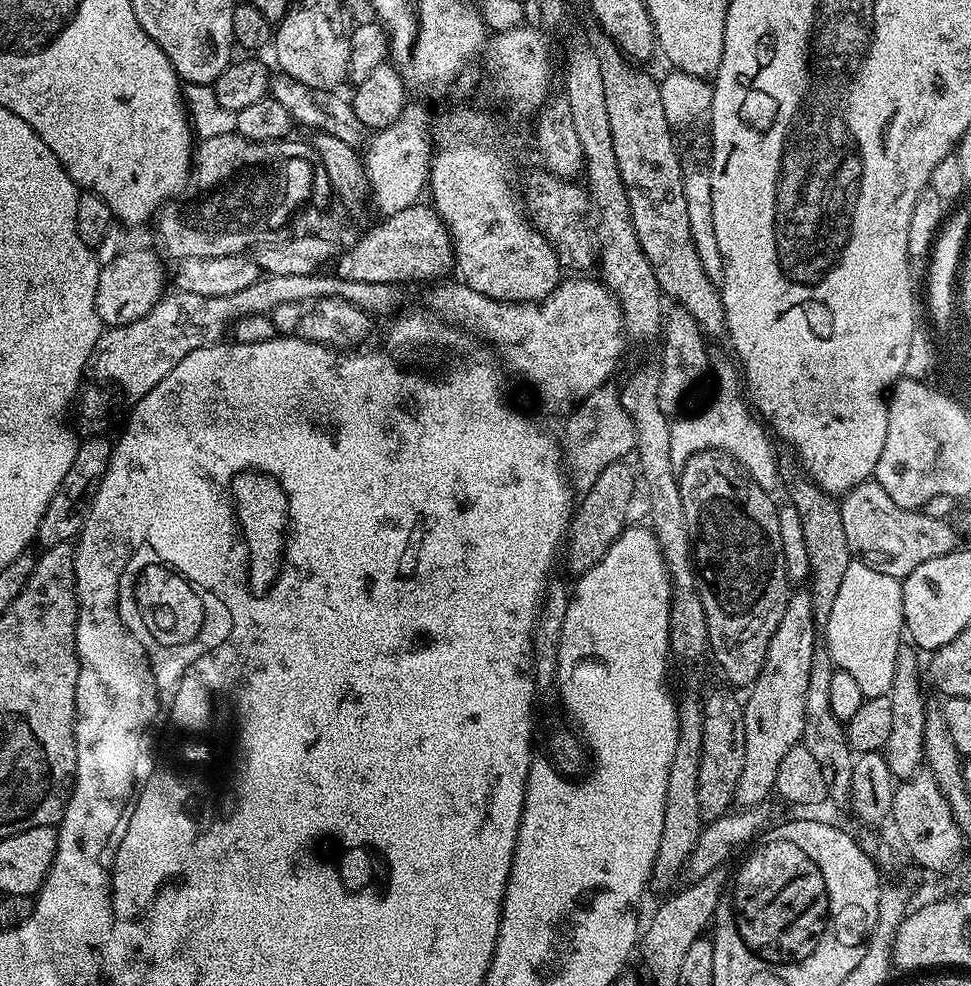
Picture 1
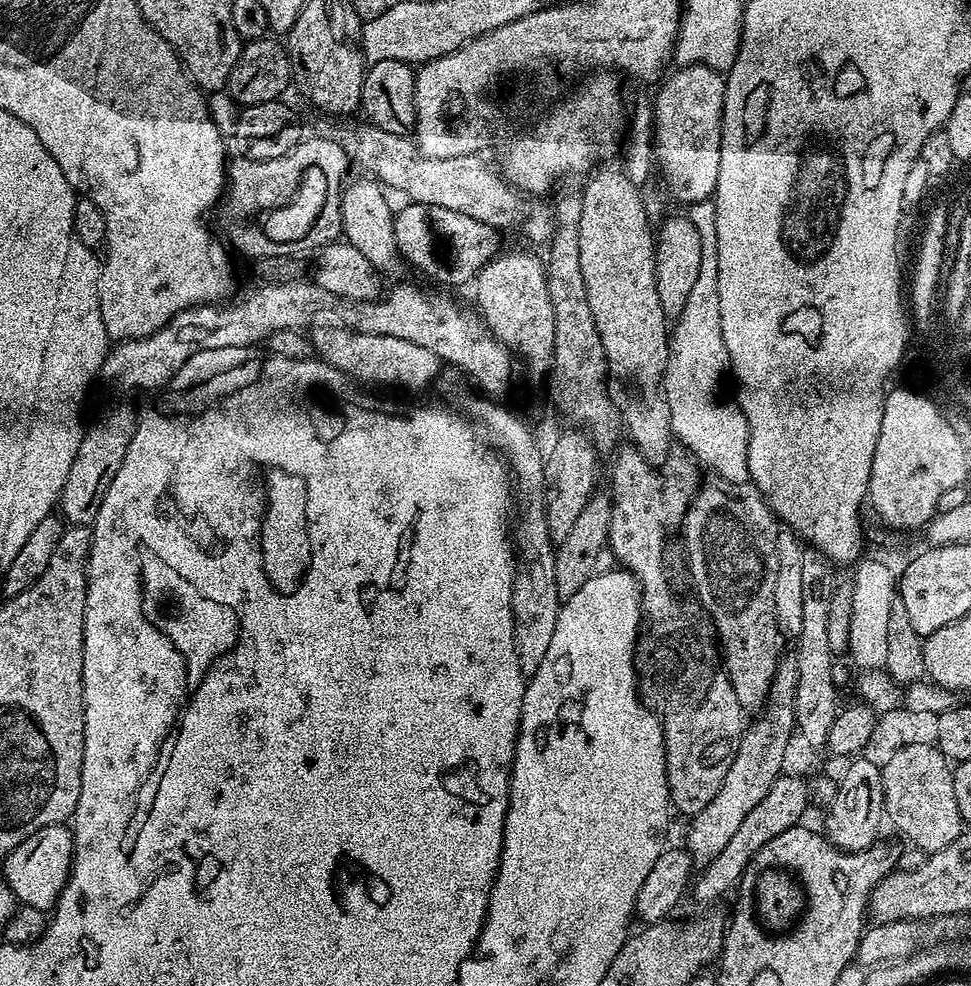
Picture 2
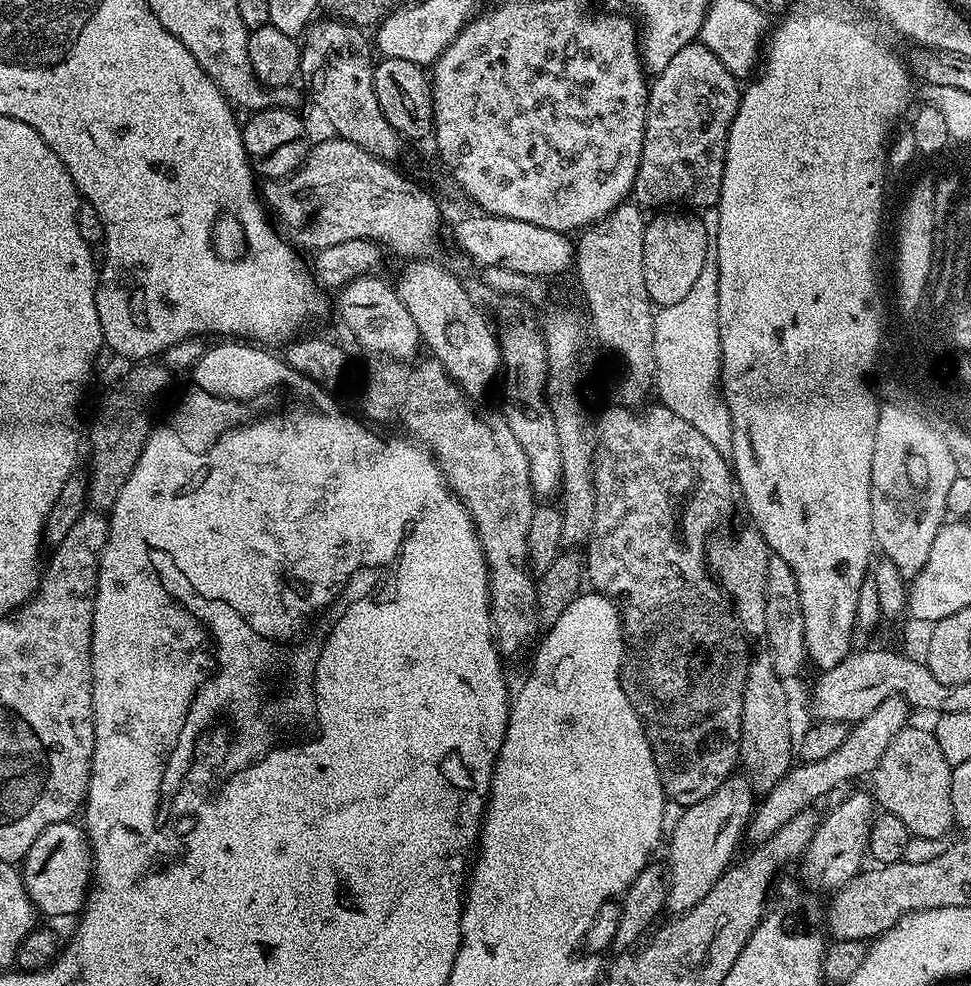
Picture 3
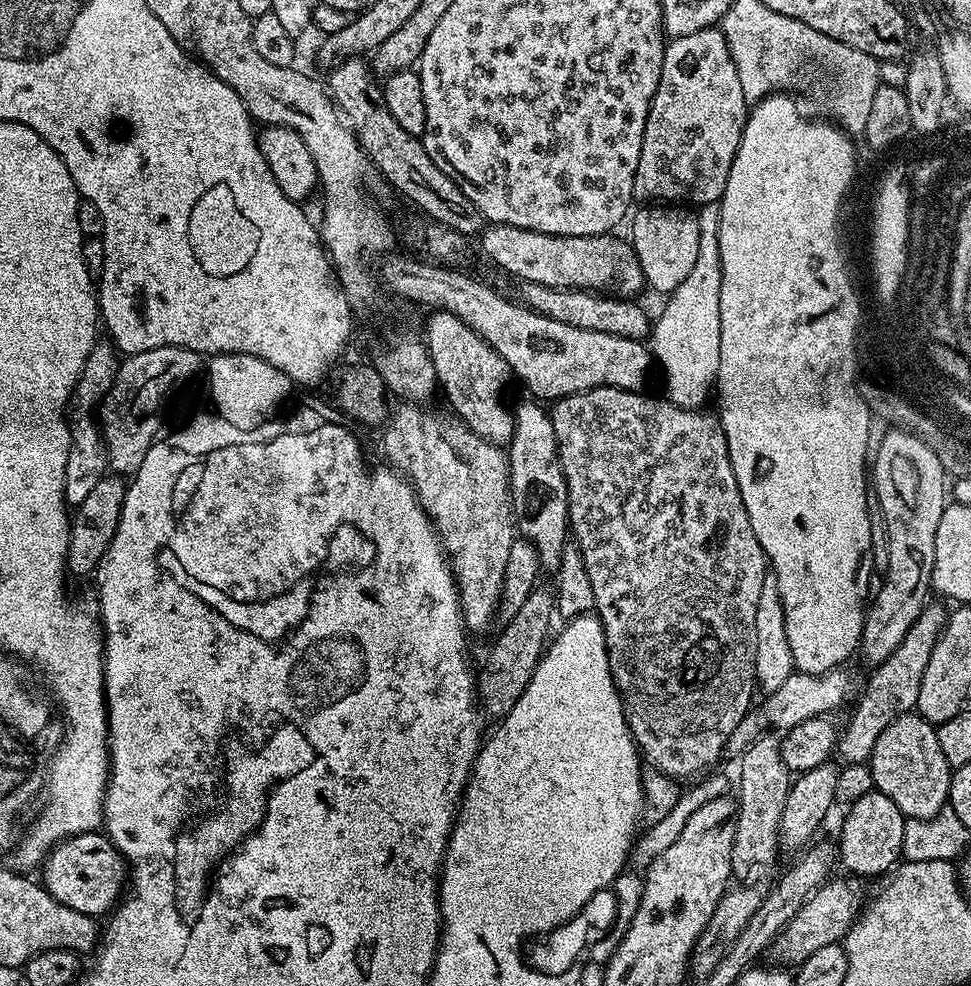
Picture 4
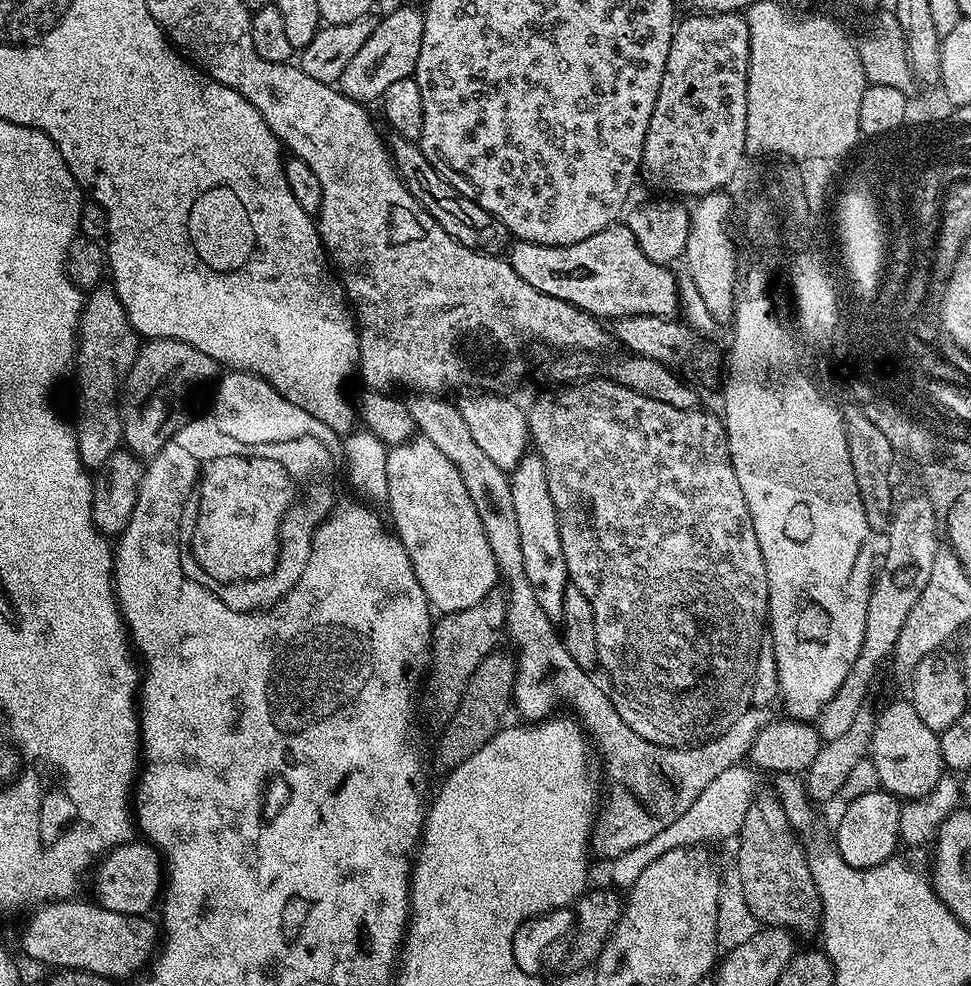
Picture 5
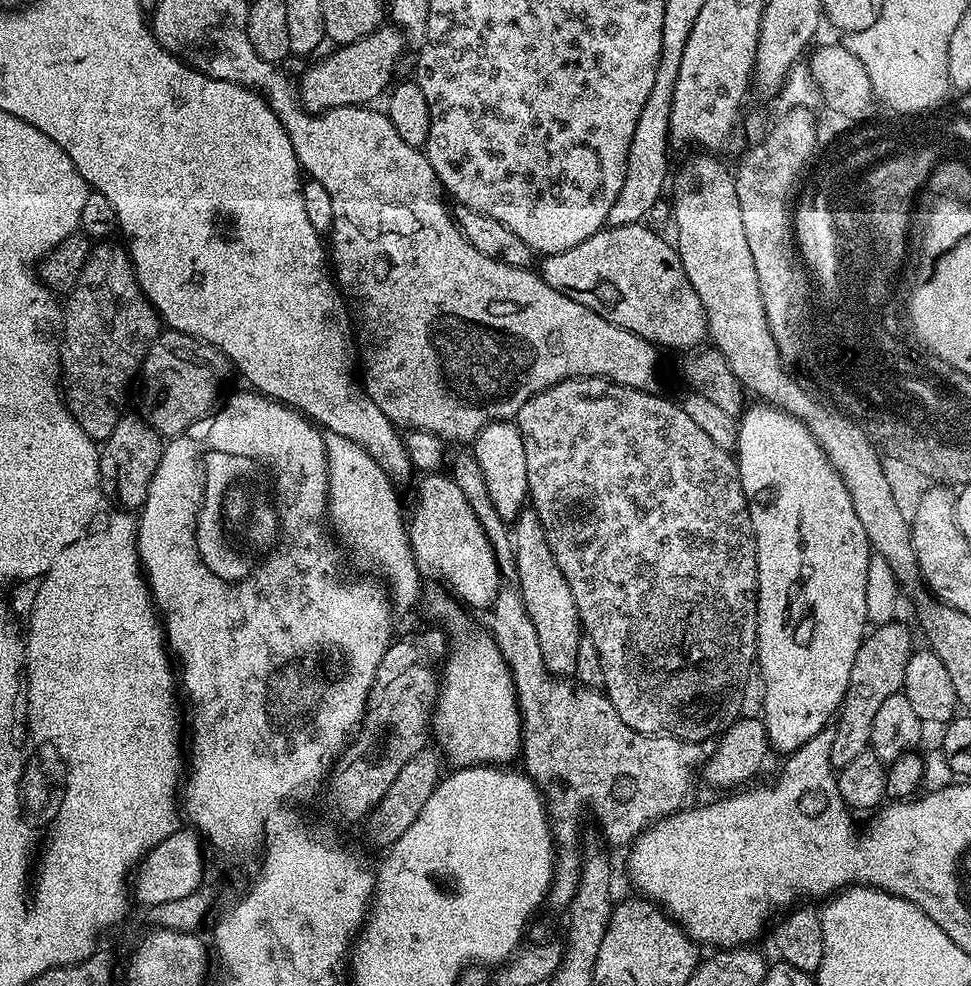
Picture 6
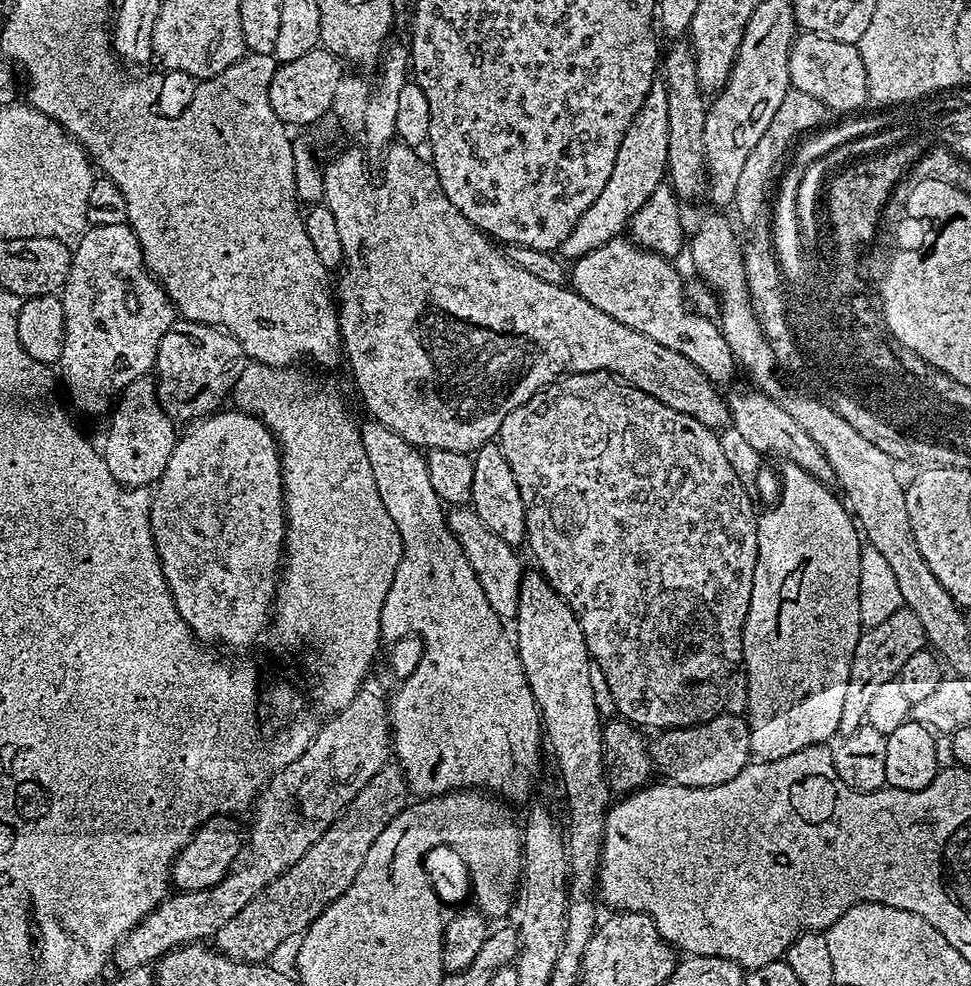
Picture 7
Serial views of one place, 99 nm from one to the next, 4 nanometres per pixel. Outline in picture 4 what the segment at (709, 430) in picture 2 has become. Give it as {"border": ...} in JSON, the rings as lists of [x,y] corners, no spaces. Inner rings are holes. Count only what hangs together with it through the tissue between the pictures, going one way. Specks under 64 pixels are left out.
{"border":[[[706,204],[698,212],[701,241],[698,258],[690,274],[667,297],[660,317],[655,317],[650,333],[650,351],[655,363],[664,371],[664,388],[667,399],[679,408],[705,407],[710,393],[716,387],[722,318],[720,317],[720,291],[722,266],[720,265],[720,206]]]}

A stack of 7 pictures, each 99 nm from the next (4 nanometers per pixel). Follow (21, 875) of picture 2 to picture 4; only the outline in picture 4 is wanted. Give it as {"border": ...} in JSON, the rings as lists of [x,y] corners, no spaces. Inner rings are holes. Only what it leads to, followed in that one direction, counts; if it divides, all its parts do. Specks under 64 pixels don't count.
{"border":[[[103,831],[83,832],[52,847],[42,865],[45,890],[62,906],[93,918],[104,918],[121,903],[126,888],[124,855],[112,845]]]}

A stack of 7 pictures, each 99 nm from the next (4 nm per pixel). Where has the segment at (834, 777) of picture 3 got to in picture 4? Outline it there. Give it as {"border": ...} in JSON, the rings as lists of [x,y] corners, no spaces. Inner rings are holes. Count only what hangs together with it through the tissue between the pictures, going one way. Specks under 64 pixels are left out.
{"border":[[[935,602],[925,604],[914,626],[910,626],[906,638],[902,638],[898,650],[894,650],[894,654],[890,654],[886,662],[871,669],[872,677],[869,678],[848,725],[842,728],[838,736],[838,756],[841,756],[844,764],[863,764],[871,761],[874,742],[878,742],[882,730],[886,730],[886,726],[890,726],[890,722],[894,722],[899,716],[907,716],[915,709],[926,664],[948,617],[949,613],[942,605]]]}

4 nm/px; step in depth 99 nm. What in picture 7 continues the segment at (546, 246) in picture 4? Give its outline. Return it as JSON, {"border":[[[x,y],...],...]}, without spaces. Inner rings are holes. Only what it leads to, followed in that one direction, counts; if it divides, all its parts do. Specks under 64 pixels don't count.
{"border":[[[617,238],[575,260],[570,268],[570,287],[579,296],[586,298],[590,306],[598,306],[602,314],[610,314],[610,318],[622,322],[622,326],[630,326],[630,330],[638,330],[646,334],[646,338],[654,338],[658,346],[666,346],[666,350],[674,350],[674,354],[680,354],[682,358],[698,366],[698,370],[706,374],[712,384],[725,386],[724,384],[730,383],[738,376],[736,359],[726,346],[719,323],[715,319],[707,320],[700,312],[692,312],[687,298],[684,297],[684,284],[672,264],[675,263],[671,259],[660,256],[657,252],[649,252],[648,249],[639,247],[627,239]]]}

